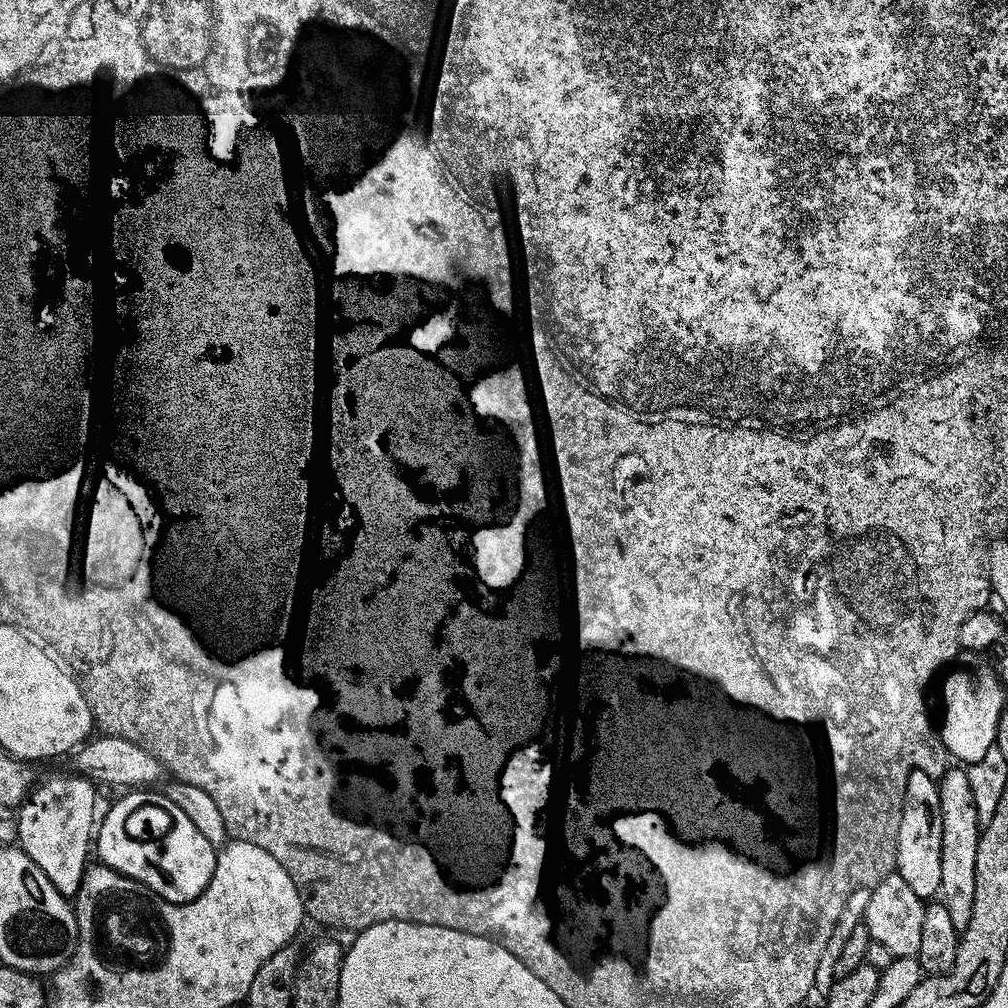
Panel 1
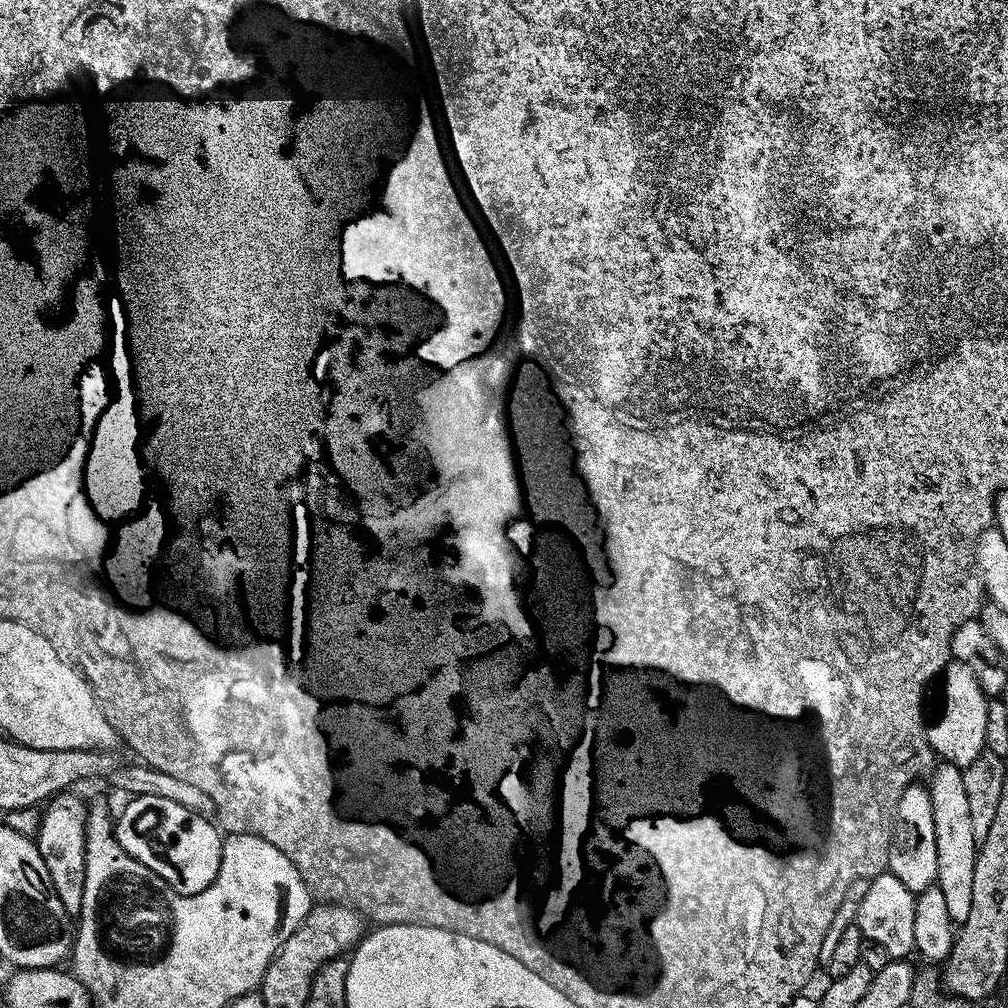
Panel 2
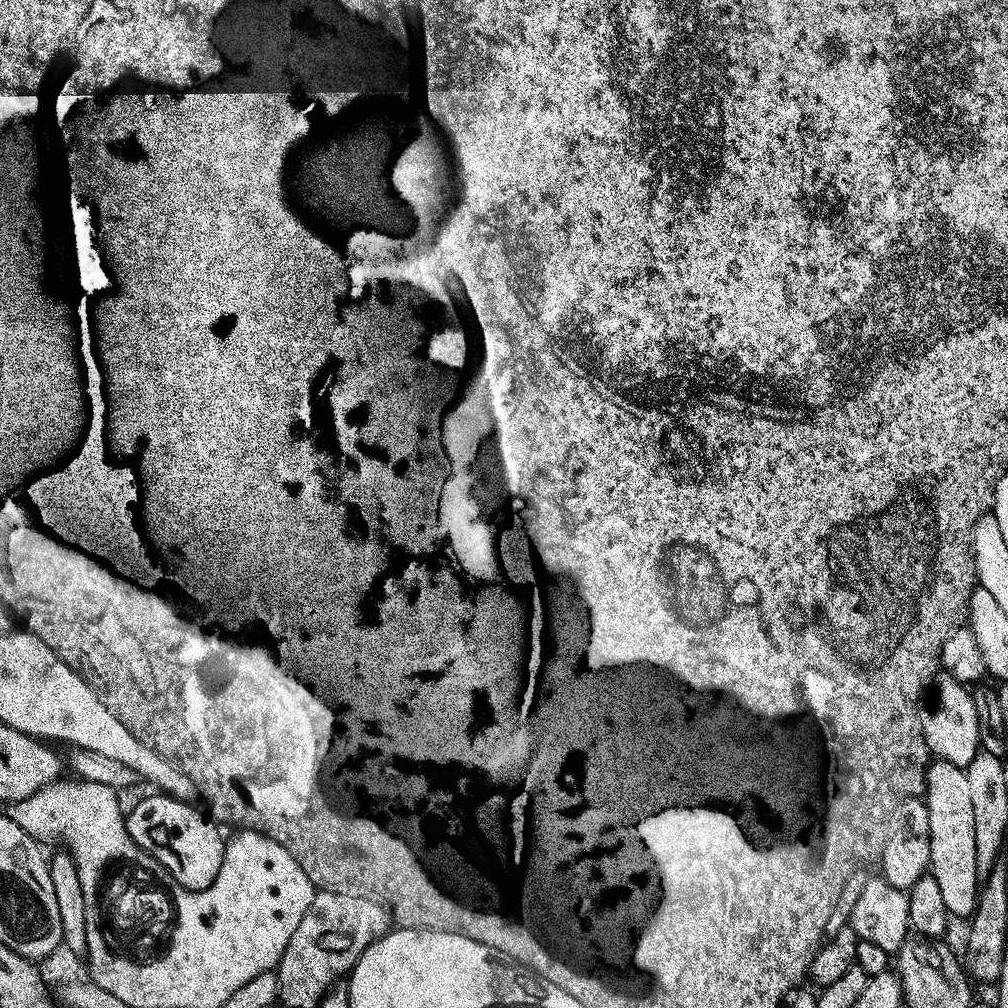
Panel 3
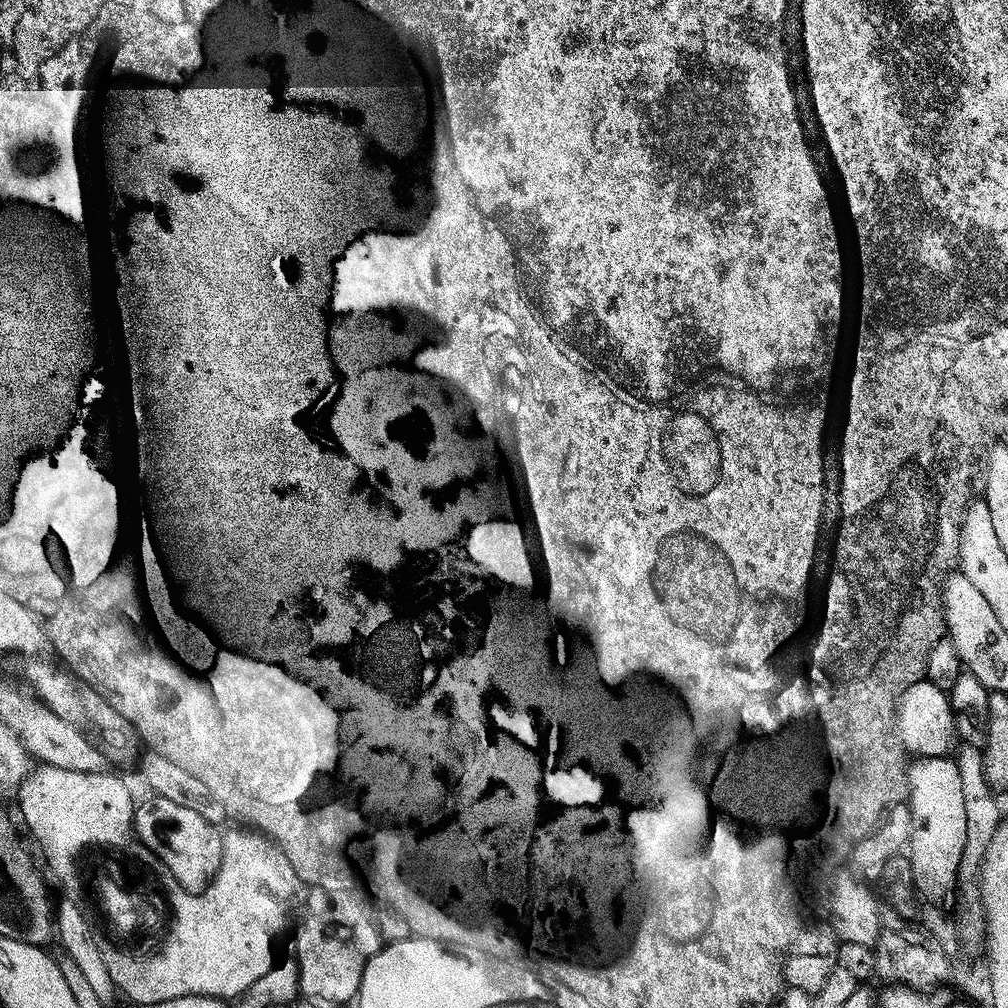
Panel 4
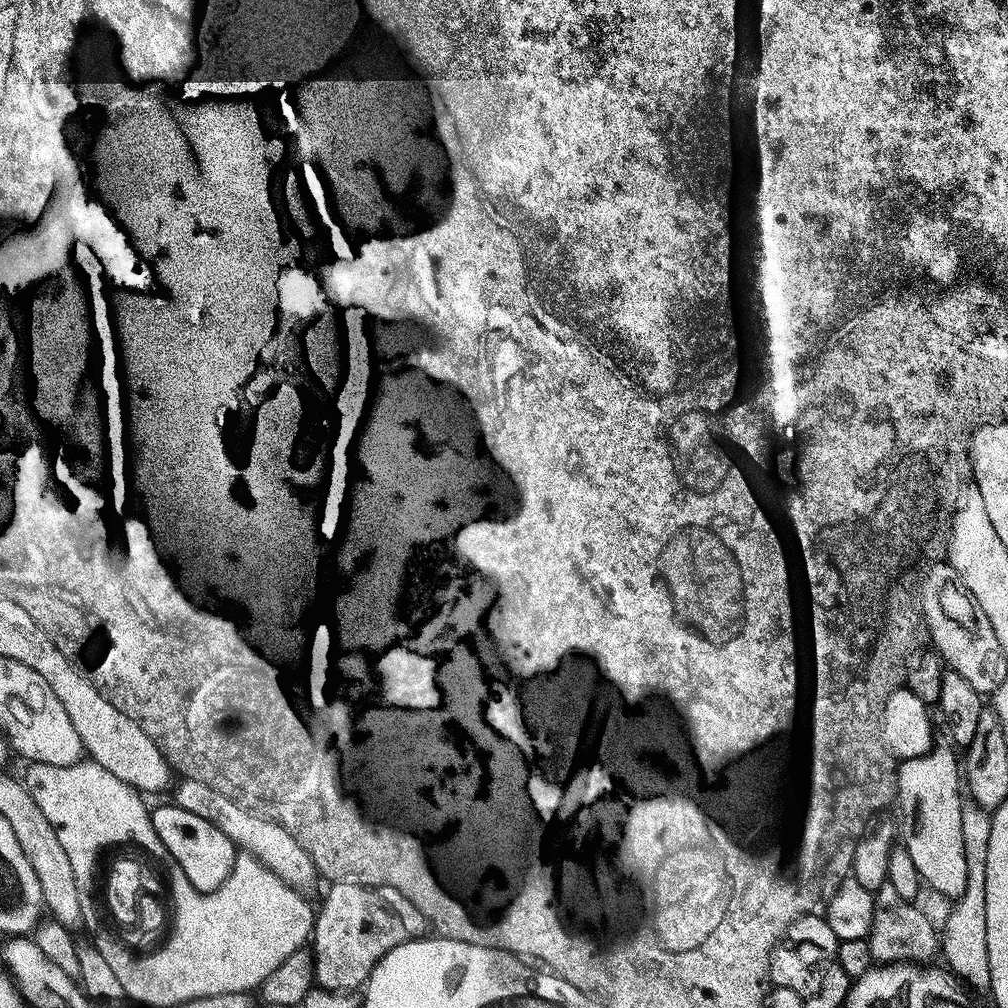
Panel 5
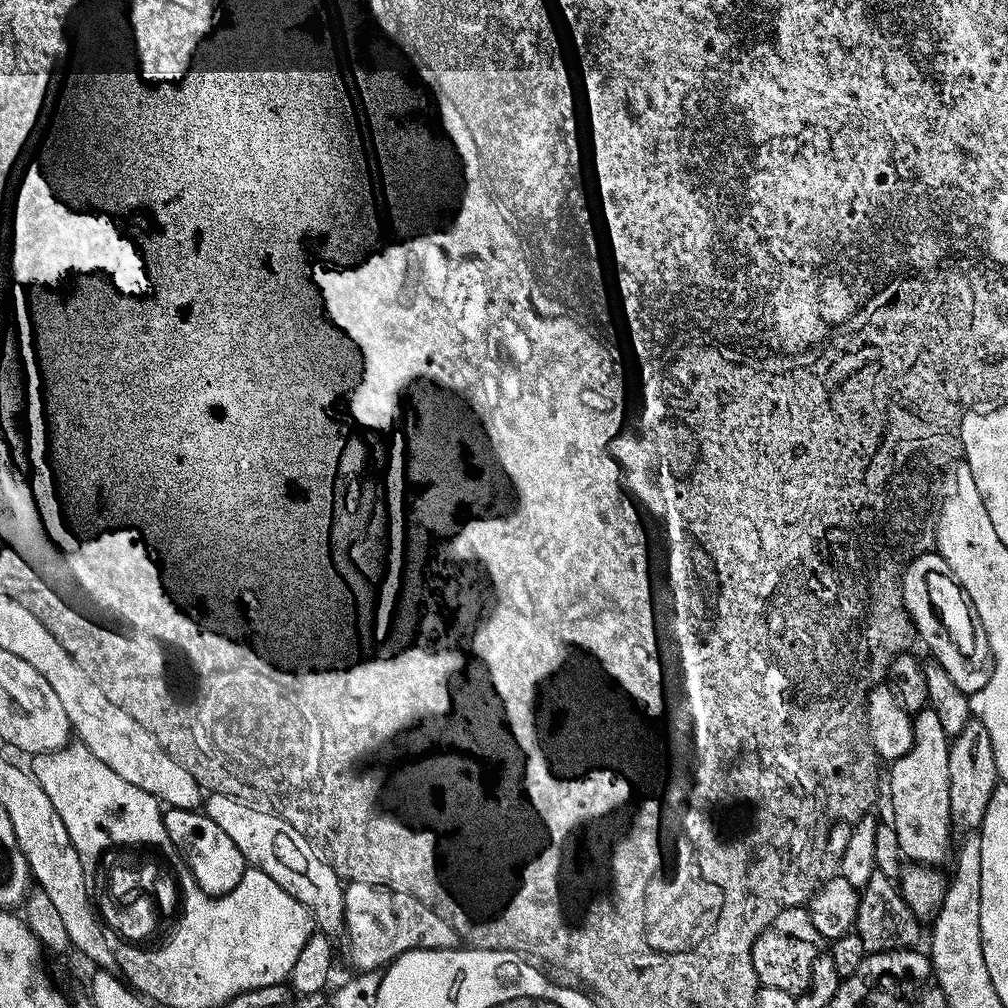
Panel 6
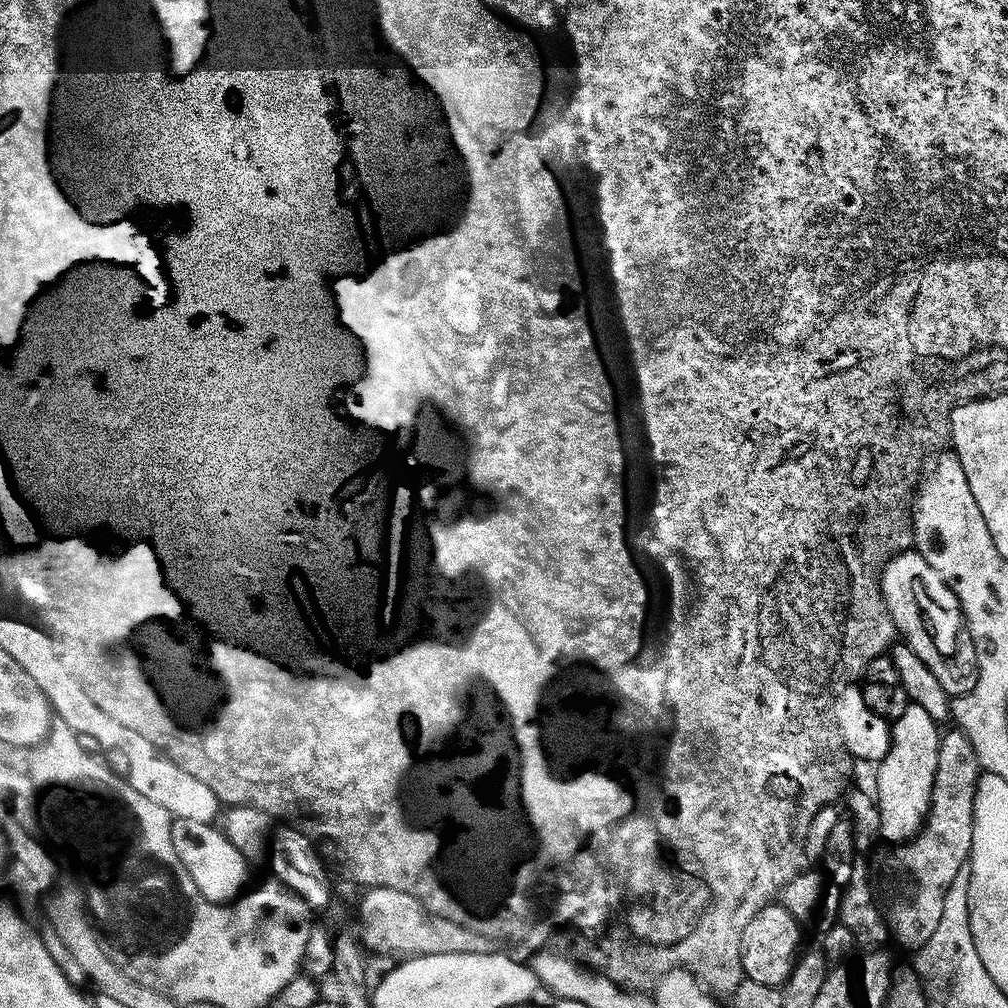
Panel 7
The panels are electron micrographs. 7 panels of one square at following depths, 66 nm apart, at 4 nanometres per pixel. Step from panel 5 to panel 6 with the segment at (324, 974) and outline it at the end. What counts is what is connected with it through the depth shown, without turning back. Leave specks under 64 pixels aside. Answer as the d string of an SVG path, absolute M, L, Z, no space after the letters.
M351 882L344 890L344 931L343 939L348 939L348 960L355 967L355 971L375 973L374 970L383 969L397 960L402 954L413 952L415 948L426 950L446 950L457 947L461 943L460 935L446 922L446 918L439 916L426 902L418 902L405 892L396 892L393 888L382 888L378 884L366 882Z

